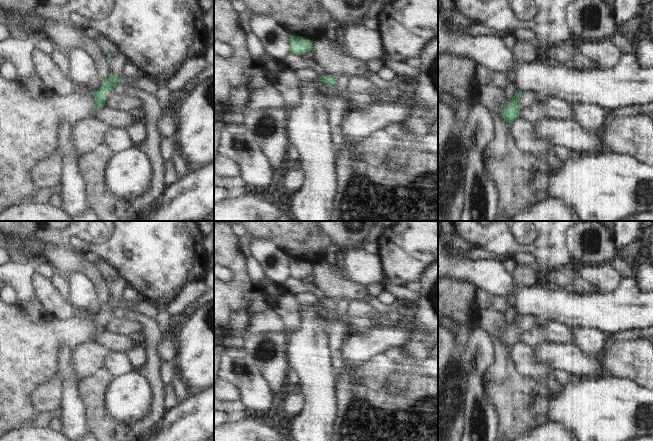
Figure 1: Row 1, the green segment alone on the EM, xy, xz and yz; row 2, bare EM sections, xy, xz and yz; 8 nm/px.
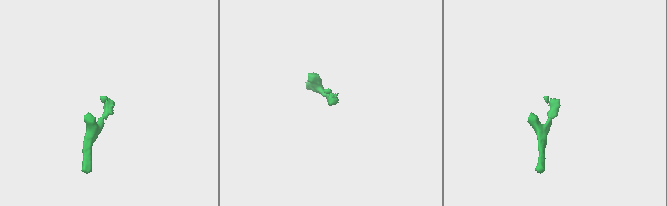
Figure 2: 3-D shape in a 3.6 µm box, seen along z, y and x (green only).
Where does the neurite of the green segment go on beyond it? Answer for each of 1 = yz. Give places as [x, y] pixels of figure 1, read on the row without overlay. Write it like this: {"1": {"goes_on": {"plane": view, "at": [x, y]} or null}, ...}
{"1": {"goes_on": null}}

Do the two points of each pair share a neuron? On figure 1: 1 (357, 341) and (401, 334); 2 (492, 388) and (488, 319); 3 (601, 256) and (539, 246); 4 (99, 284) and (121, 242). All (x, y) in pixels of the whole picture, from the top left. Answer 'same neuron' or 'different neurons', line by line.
1: same neuron
2: same neuron
3: different neurons
4: different neurons

